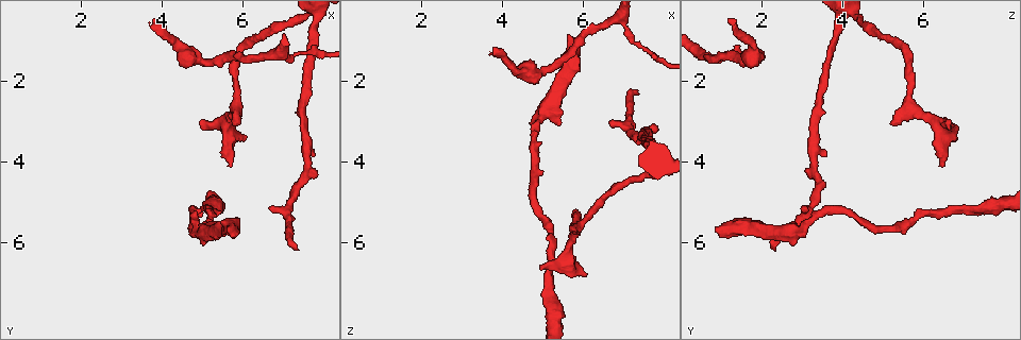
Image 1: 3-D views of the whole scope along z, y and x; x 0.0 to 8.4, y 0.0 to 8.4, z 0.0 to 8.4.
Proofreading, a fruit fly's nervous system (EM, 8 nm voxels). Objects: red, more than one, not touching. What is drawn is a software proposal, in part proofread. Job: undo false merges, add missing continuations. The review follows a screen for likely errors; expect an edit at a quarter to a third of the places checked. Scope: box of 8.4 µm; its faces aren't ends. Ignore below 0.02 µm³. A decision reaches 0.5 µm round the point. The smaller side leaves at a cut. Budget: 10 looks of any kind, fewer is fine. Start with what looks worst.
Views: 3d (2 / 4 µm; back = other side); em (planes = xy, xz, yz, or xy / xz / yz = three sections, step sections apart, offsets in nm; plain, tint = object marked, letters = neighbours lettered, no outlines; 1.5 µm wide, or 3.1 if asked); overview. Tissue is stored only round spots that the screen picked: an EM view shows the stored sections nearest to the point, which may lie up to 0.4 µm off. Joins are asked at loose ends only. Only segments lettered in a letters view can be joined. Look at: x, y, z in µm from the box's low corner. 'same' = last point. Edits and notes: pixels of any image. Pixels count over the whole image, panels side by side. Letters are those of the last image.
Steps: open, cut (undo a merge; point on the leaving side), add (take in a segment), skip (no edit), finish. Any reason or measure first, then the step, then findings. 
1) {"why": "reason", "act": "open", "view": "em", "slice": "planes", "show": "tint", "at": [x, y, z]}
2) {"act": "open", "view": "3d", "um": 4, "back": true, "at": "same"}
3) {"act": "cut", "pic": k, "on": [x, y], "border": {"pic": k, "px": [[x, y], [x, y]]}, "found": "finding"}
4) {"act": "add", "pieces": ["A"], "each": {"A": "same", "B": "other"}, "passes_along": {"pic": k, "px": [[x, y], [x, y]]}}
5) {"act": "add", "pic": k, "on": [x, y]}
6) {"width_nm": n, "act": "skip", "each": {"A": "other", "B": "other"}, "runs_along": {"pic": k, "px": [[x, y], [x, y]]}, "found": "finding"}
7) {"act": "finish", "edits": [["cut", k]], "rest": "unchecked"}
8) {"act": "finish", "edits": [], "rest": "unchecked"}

{"why": "free end", "act": "open", "view": "em", "slice": "planes", "show": "letters", "at": [5.70, 4.10, 6.45]}

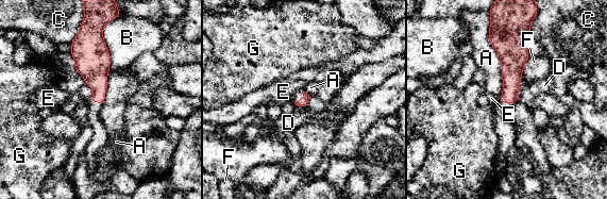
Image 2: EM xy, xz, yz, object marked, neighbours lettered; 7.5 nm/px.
{"act": "skip", "each": {"A": "other", "B": "other", "C": "other", "D": "other", "E": "other", "F": "other", "G": "other"}, "border": {"pic": 2, "px": [[488, 29], [501, 63], [499, 100]]}, "found": "no lettered segment goes on from it"}

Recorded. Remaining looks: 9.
{"why": "free end", "act": "open", "view": "em", "slice": "xy", "step": 4, "show": "letters", "at": [5.65, 5.70, 0.80]}

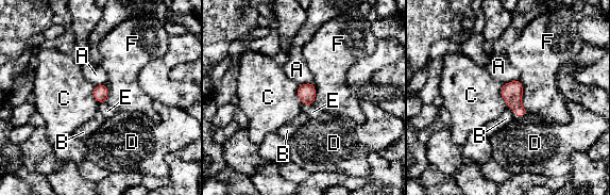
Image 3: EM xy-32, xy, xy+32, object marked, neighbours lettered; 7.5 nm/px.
{"act": "add", "pieces": ["E"], "each": {"A": "other", "B": "other", "C": "other", "D": "other", "E": "same", "F": "other"}, "found": "the cell continues"}

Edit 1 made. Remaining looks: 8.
{"why": "see it whole again", "act": "open", "view": "overview"}

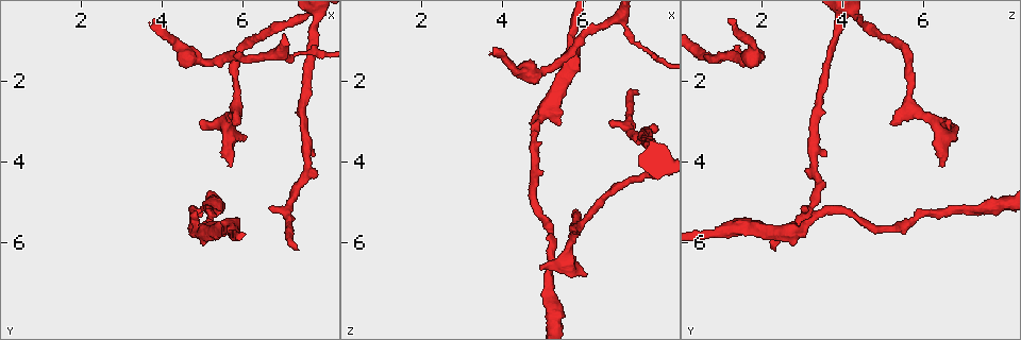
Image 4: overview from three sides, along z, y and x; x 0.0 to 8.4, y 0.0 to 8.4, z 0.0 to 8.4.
{"why": "thick turns thin", "act": "open", "view": "3d", "um": 2, "at": [4.90, 1.45, 1.80]}

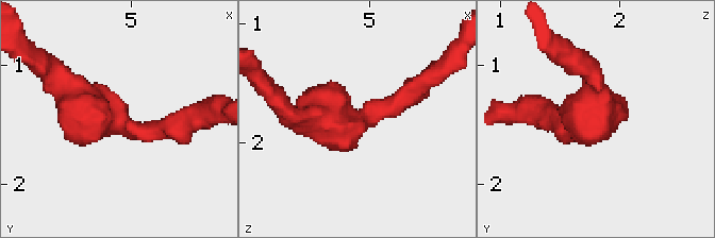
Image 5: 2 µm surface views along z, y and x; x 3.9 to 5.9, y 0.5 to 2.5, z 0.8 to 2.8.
{"act": "open", "view": "em", "slice": "yz", "step": 4, "show": "tint", "at": [4.94, 1.46, 1.80]}

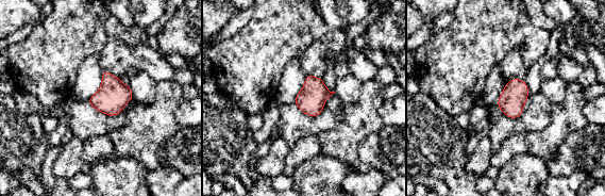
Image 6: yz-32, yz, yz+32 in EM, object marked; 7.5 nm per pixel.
{"act": "open", "view": "em", "slice": "planes", "show": "letters", "at": "same"}

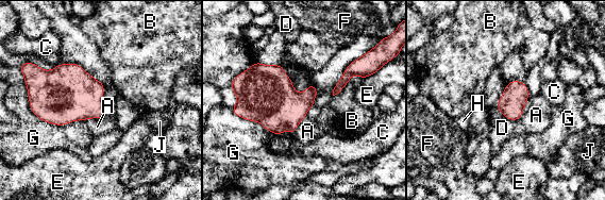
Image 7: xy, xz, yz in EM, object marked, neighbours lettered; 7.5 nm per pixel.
{"longest_contact_nm": ["G", 480], "act": "skip", "each": {"A": "other", "B": "other", "C": "other", "D": "other", "E": "other", "F": "other", "G": "other", "H": "other", "J": "other"}, "border": {"pic": 7, "px": [[281, 65], [293, 88]]}, "found": "all the same cell"}

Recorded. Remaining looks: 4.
{"act": "finish", "edits": [["add", 3]], "rest": "unchecked"}

